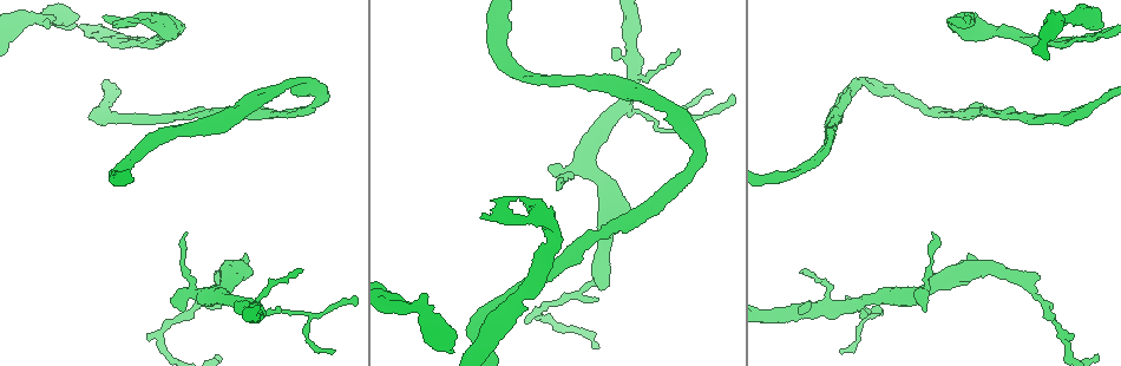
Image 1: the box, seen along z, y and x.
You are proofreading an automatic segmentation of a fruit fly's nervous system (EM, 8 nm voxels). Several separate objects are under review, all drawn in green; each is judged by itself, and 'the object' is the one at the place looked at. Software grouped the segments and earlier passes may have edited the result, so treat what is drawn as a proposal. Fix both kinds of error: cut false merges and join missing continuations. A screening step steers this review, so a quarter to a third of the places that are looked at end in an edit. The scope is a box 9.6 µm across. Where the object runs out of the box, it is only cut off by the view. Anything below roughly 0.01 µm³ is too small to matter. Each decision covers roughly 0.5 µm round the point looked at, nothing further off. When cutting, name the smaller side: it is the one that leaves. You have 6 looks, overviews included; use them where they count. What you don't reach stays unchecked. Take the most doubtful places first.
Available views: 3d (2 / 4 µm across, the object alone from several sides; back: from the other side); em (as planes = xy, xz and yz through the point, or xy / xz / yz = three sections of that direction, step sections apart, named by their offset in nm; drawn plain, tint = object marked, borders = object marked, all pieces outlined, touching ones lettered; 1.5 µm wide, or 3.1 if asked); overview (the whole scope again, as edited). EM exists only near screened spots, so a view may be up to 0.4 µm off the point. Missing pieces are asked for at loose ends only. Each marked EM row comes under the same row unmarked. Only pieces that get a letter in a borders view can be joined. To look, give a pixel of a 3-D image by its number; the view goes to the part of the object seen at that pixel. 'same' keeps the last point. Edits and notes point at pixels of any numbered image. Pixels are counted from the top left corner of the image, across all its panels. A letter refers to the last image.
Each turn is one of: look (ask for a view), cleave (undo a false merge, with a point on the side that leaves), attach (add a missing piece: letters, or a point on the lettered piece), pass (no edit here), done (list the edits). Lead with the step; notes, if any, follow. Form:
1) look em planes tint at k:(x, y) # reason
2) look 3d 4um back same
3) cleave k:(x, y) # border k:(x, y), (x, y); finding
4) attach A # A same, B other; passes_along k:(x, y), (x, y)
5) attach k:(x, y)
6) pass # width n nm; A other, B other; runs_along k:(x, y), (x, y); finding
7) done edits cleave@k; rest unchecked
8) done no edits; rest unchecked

look 3d 4um at 1:(247, 258) # branch stops here

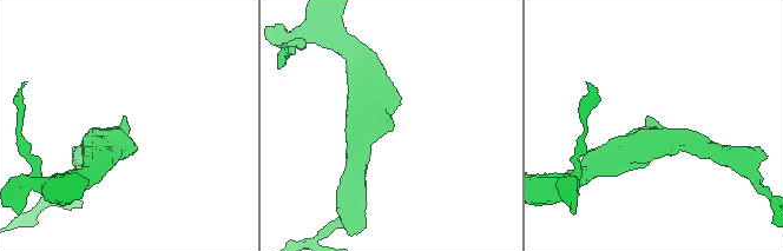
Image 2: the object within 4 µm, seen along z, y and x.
look em xy step 4 borders at 2:(391, 126) # shape alone is not enough

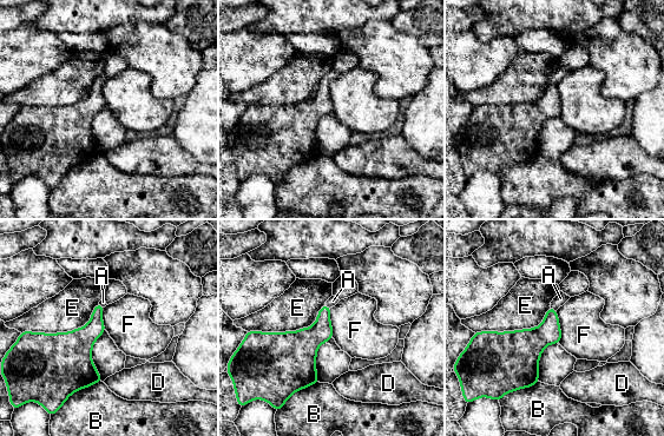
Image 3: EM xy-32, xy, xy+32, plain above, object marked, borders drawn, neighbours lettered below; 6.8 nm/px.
attach A # longest_contact E 550 nm; A same, B other, D other, E other, F other; the cell continues

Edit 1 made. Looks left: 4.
look overview

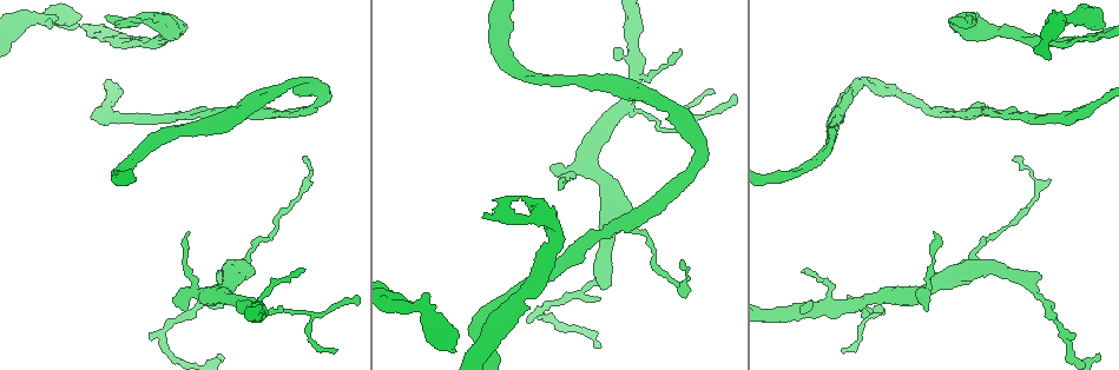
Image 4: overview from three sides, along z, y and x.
look 3d 4um at 4:(448, 346)

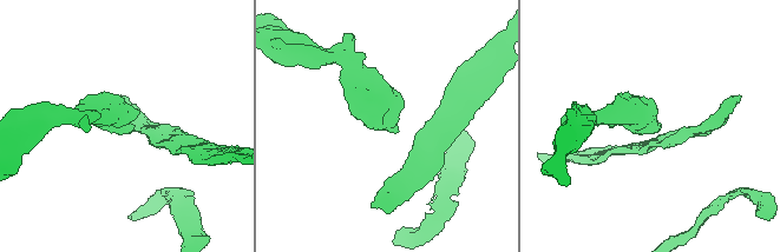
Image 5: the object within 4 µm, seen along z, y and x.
look em xy step 8 tint at 5:(647, 121) # now the EM

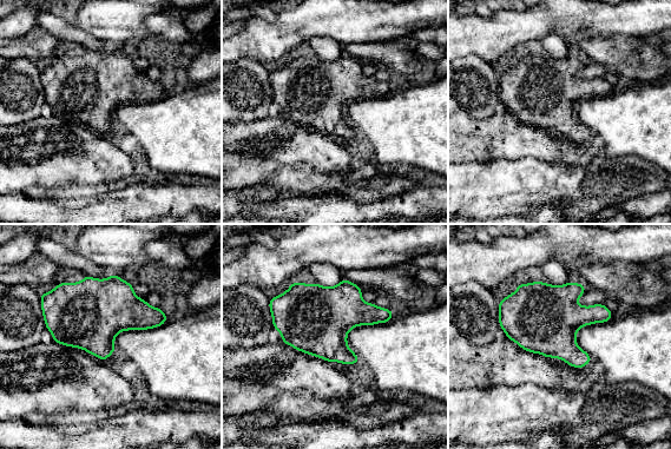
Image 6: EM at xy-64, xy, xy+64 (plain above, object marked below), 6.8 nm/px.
look em planes borders same # another direction

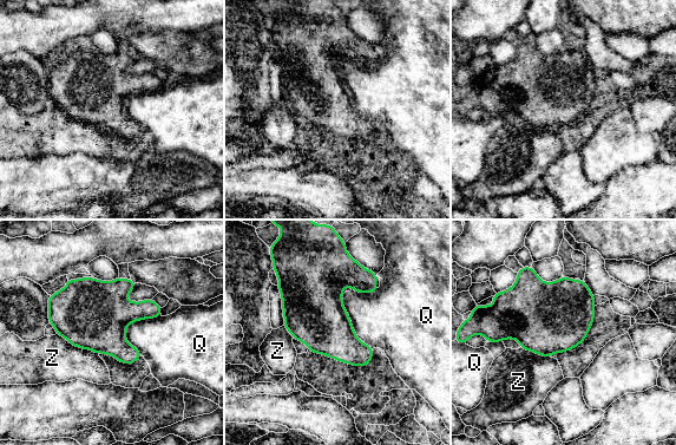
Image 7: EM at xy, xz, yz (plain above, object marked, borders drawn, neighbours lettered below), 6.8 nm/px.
pass # width 380 nm; Q other, Z other; border 7:(57, 333), (73, 345), (98, 354); all the same cell

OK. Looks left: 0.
done edits attach@3; rest unchecked

